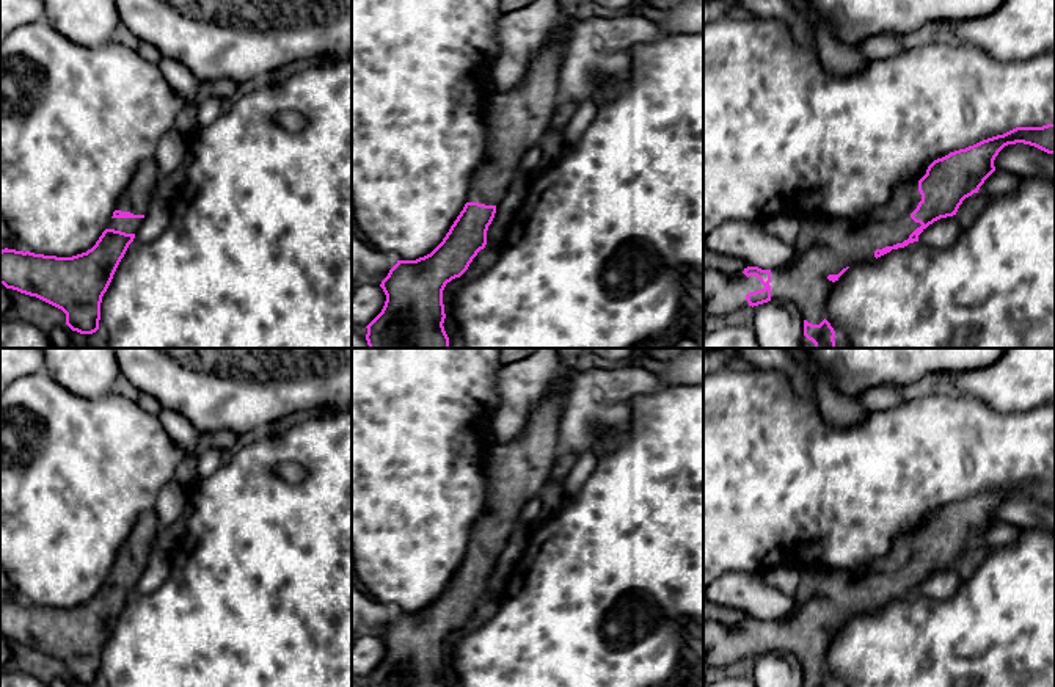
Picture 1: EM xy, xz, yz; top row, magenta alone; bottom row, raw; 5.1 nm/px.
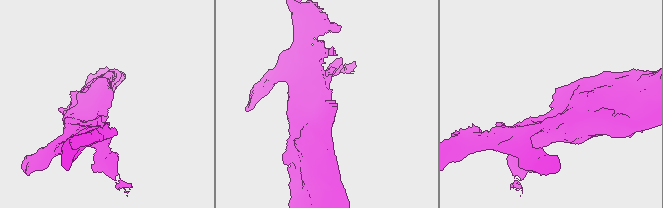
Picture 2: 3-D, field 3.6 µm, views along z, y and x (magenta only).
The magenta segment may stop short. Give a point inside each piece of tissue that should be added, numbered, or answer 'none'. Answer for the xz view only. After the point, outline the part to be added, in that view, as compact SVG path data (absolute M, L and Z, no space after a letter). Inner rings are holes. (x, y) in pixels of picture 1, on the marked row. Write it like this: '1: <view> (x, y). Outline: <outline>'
1: xz (515, 119). Outline: M551 44L531 61L524 80L509 91L493 91L485 105L484 122L488 132L485 162L474 171L466 202L498 205L520 173L520 162L549 127L557 105L560 47Z

